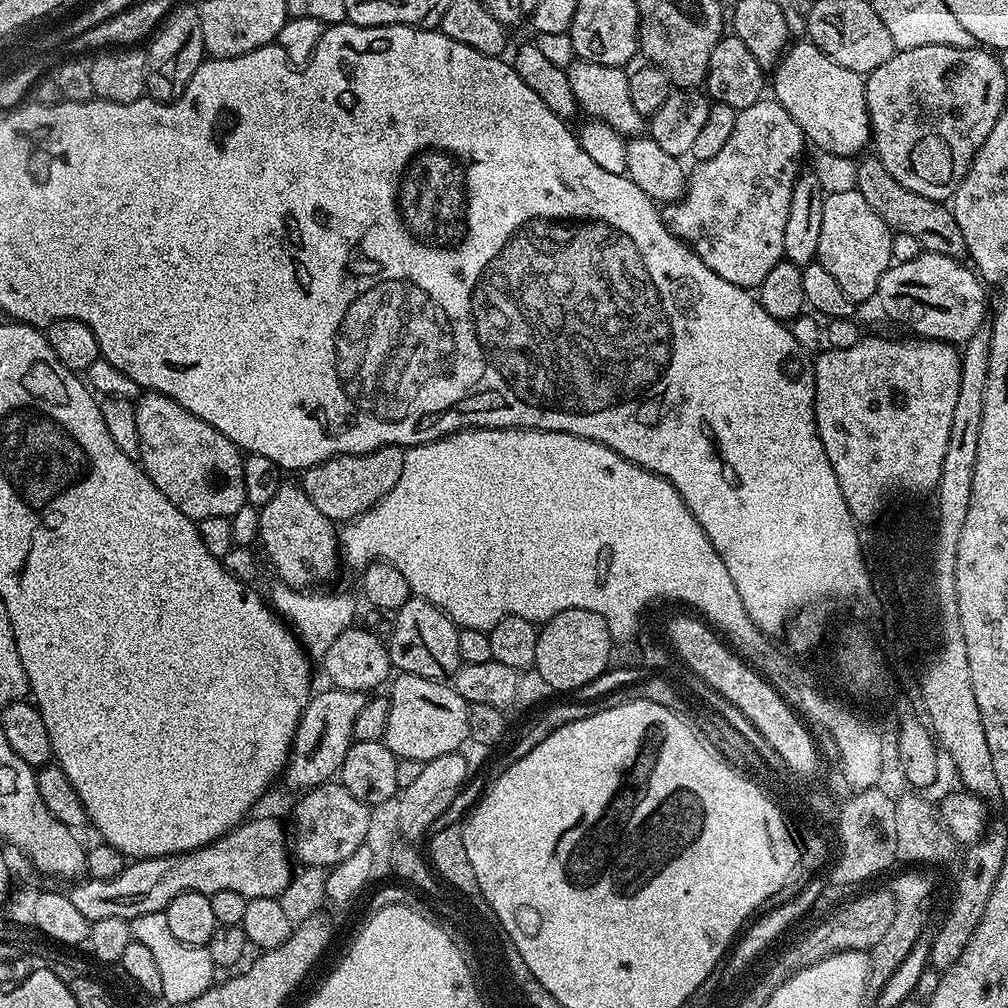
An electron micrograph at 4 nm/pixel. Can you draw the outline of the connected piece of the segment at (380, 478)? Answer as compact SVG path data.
M391 444L366 454L353 456L331 456L326 462L305 468L302 472L304 492L334 522L351 522L366 510L370 510L380 500L394 490L394 482L402 478L402 462L405 449Z

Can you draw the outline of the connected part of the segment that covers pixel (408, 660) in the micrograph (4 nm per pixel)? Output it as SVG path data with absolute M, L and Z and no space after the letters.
M418 595L394 614L392 633L386 636L388 657L397 673L409 672L422 678L447 681L459 671L462 661L458 654L460 628L438 606Z

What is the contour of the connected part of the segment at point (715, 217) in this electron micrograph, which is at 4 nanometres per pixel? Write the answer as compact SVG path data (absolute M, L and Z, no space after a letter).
M762 98L758 102L754 102L754 106L746 106L739 109L736 113L734 131L730 134L726 146L722 146L722 150L718 150L718 154L714 154L714 158L699 161L695 165L696 169L691 169L686 195L683 199L679 202L668 202L663 205L662 215L665 226L679 240L683 240L688 247L693 248L698 254L698 258L702 258L702 262L706 262L708 269L714 274L718 274L718 278L726 278L726 282L734 282L734 286L739 288L759 289L762 278L766 278L766 274L770 274L770 270L774 270L774 266L784 255L783 230L786 229L787 215L790 214L792 190L796 184L797 177L802 172L800 159L804 156L804 148L806 149L804 132L798 126L798 122L794 122L794 118L790 118L790 114L786 114L786 110L776 99Z

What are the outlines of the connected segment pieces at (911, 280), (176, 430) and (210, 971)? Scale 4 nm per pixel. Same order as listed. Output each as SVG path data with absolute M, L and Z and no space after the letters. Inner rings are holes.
M921 251L918 258L910 258L910 262L893 263L882 274L878 282L875 299L880 300L880 308L896 324L909 328L909 333L925 340L944 340L947 344L963 346L975 332L985 327L984 315L989 315L990 304L984 297L986 285L979 275L967 263L961 262L954 256L943 256L933 252Z
M145 391L135 406L140 439L138 460L150 482L194 521L219 516L231 518L246 503L241 449L229 436L214 430L214 426L202 422L202 418L160 392Z
M164 912L140 915L132 920L132 938L142 942L142 946L150 949L150 955L158 966L162 977L162 990L160 996L166 1003L178 1006L182 1002L190 1002L211 988L217 979L218 969L210 958L207 947L202 945L187 945L174 938L170 930L167 916Z

